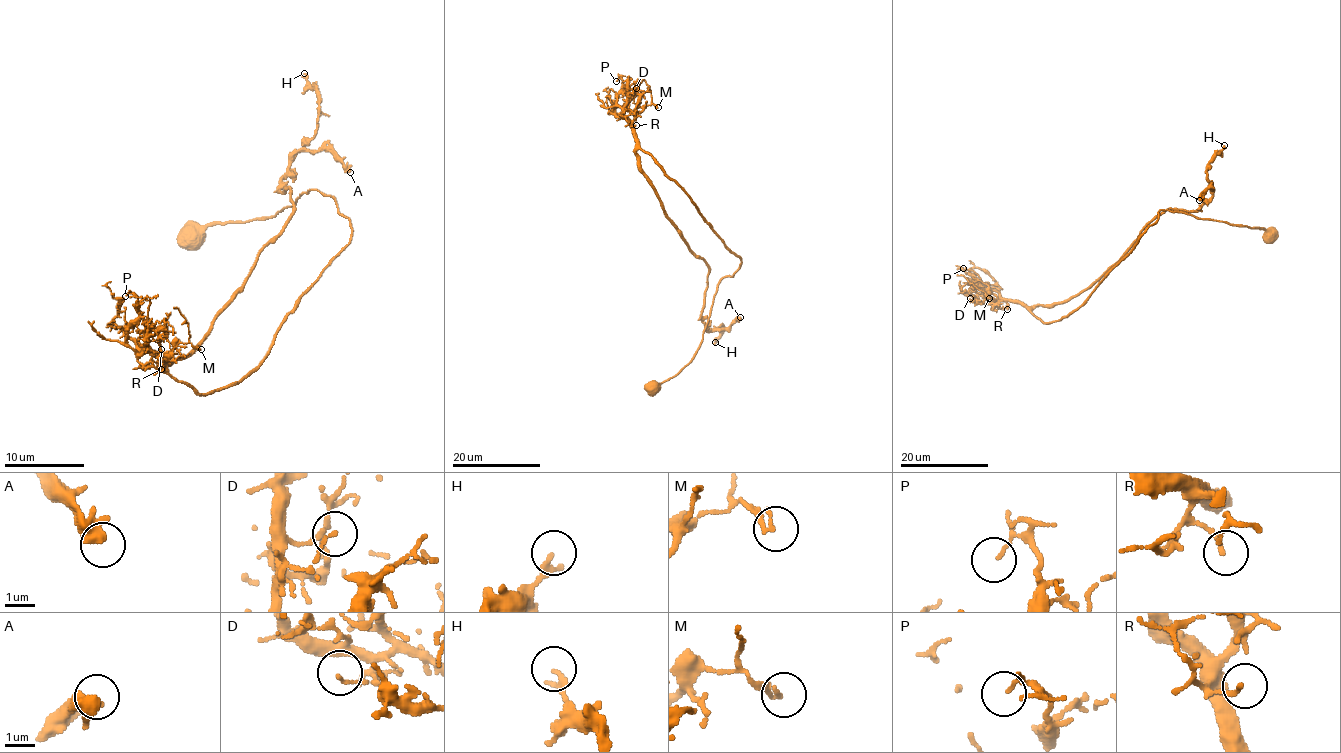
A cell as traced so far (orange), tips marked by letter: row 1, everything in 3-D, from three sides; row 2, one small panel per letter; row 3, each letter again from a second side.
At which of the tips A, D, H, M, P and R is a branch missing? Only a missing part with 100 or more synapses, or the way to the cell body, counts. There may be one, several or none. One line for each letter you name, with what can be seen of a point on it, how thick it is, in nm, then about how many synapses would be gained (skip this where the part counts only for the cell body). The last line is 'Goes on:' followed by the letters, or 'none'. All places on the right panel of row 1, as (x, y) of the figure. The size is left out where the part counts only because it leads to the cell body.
Goes on: none

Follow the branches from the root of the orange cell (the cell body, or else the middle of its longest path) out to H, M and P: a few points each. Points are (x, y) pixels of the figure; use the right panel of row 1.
H: (1267, 235), (1161, 210), (1081, 306), (1051, 322), (1030, 311), (1089, 288), (1166, 210), (1198, 210), (1224, 145)
M: (1267, 235), (1258, 228), (1161, 210), (1135, 246), (1067, 316), (1042, 322), (1020, 303), (986, 295), (989, 298)
P: (1267, 235), (1258, 228), (1161, 210), (1090, 296), (1051, 322), (1042, 322), (1020, 303), (992, 300), (963, 268)

